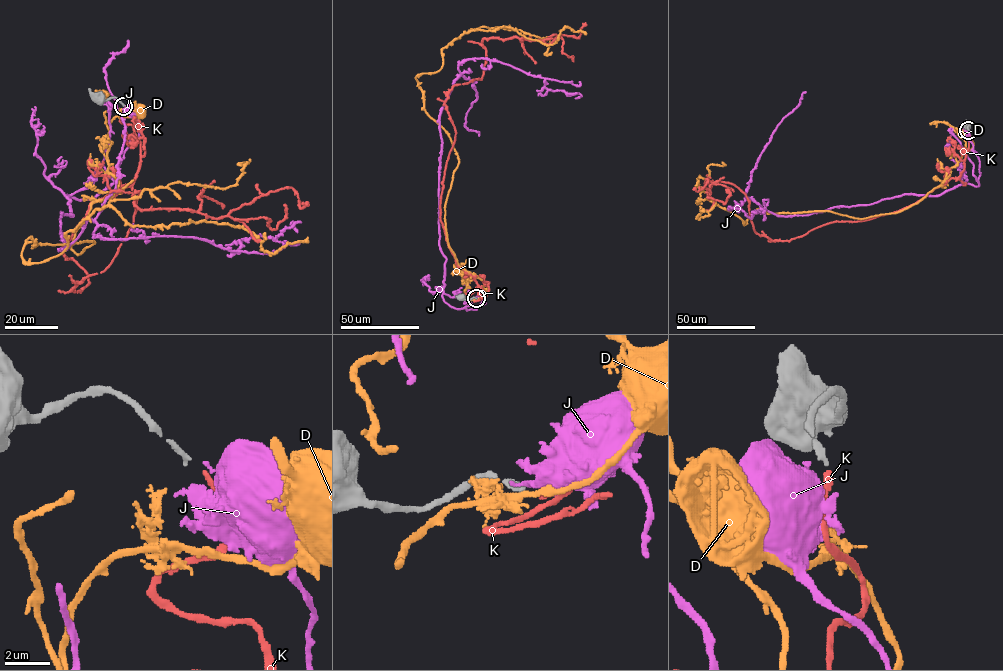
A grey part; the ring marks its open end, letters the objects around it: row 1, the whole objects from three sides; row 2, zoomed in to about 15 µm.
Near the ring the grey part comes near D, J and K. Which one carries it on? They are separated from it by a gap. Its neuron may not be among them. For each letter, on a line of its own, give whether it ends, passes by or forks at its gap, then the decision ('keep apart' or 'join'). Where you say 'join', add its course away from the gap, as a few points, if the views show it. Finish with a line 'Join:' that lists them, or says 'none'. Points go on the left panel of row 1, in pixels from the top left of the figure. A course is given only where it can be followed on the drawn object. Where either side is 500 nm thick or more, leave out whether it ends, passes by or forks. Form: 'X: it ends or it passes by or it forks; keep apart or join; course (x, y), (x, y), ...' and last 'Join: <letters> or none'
D: it ends; keep apart
J: it ends; keep apart
K: it ends; keep apart
Join: none

